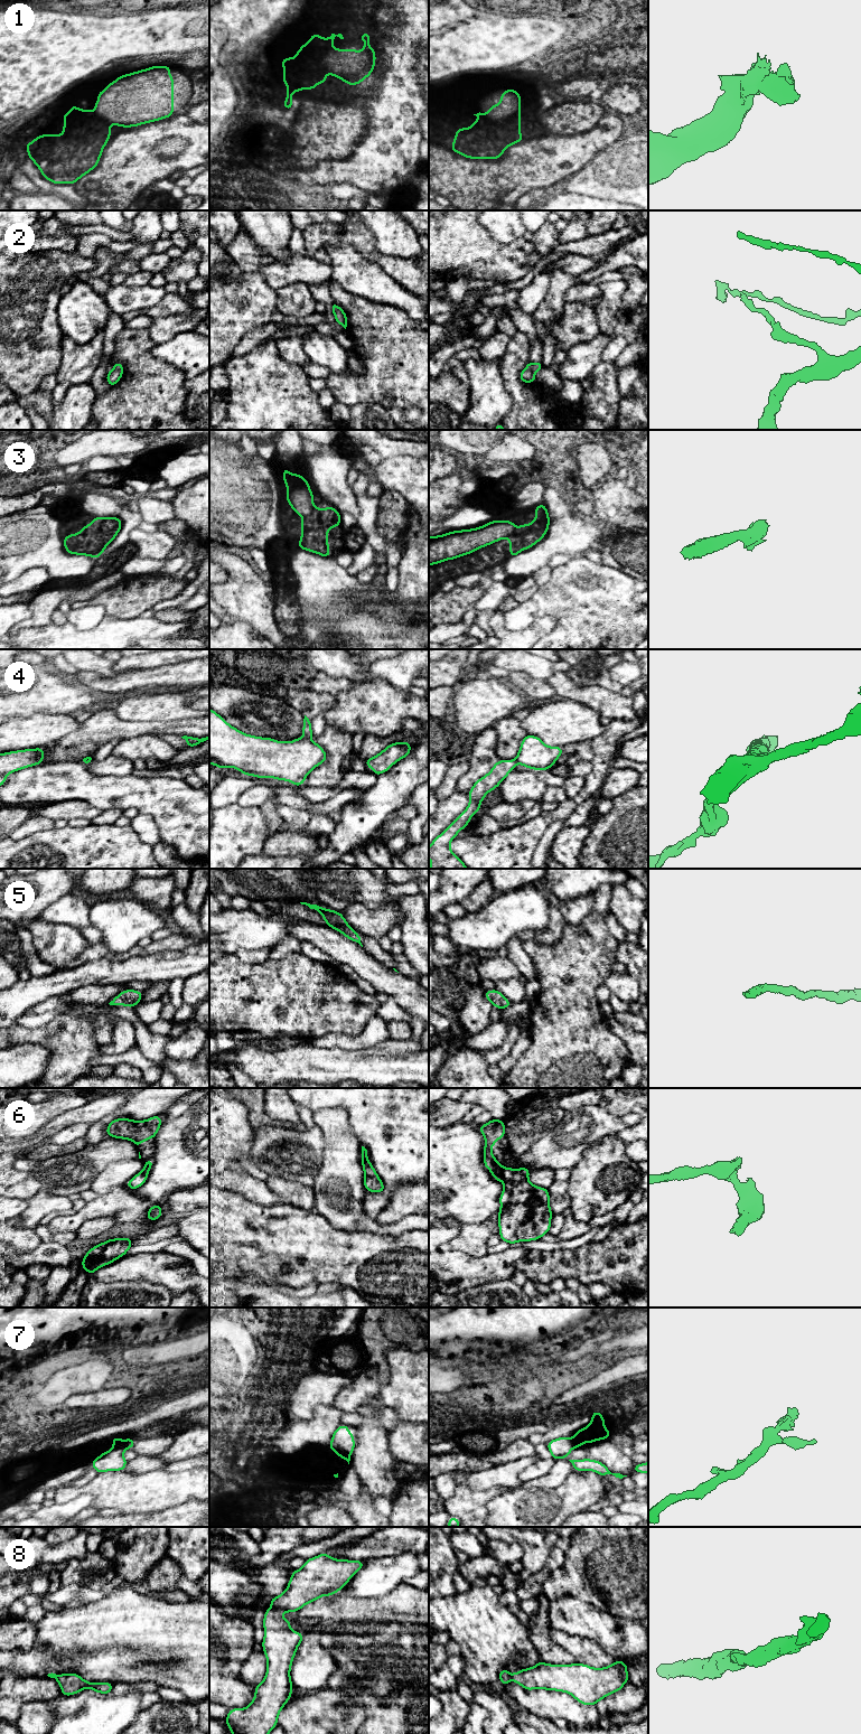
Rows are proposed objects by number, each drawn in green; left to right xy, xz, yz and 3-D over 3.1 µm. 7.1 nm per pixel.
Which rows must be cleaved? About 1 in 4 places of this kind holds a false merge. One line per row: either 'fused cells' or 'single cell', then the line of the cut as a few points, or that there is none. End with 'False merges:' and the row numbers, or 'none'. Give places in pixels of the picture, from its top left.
1: single cell; no cut
2: single cell; no cut
3: single cell; no cut
4: fused cells; cut in xz along (303, 734), (309, 738)
5: single cell; no cut
6: single cell; no cut
7: fused cells; cut in xz along (334, 1450), (349, 1454)
8: single cell; no cut
False merges: 4, 7

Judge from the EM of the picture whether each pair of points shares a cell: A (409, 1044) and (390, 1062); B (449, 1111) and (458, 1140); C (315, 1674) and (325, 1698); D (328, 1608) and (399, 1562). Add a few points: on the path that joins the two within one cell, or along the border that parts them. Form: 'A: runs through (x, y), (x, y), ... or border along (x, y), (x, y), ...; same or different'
A: border along (371, 1053), (394, 1053), (396, 1056); different
B: border along (459, 1121), (440, 1127); different
C: border along (326, 1686), (318, 1690); different
D: border along (344, 1587), (349, 1595), (374, 1599); different

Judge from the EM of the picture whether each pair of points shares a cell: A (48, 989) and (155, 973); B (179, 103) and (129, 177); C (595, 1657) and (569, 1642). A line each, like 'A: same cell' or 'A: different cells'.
A: same cell
B: different cells
C: same cell

